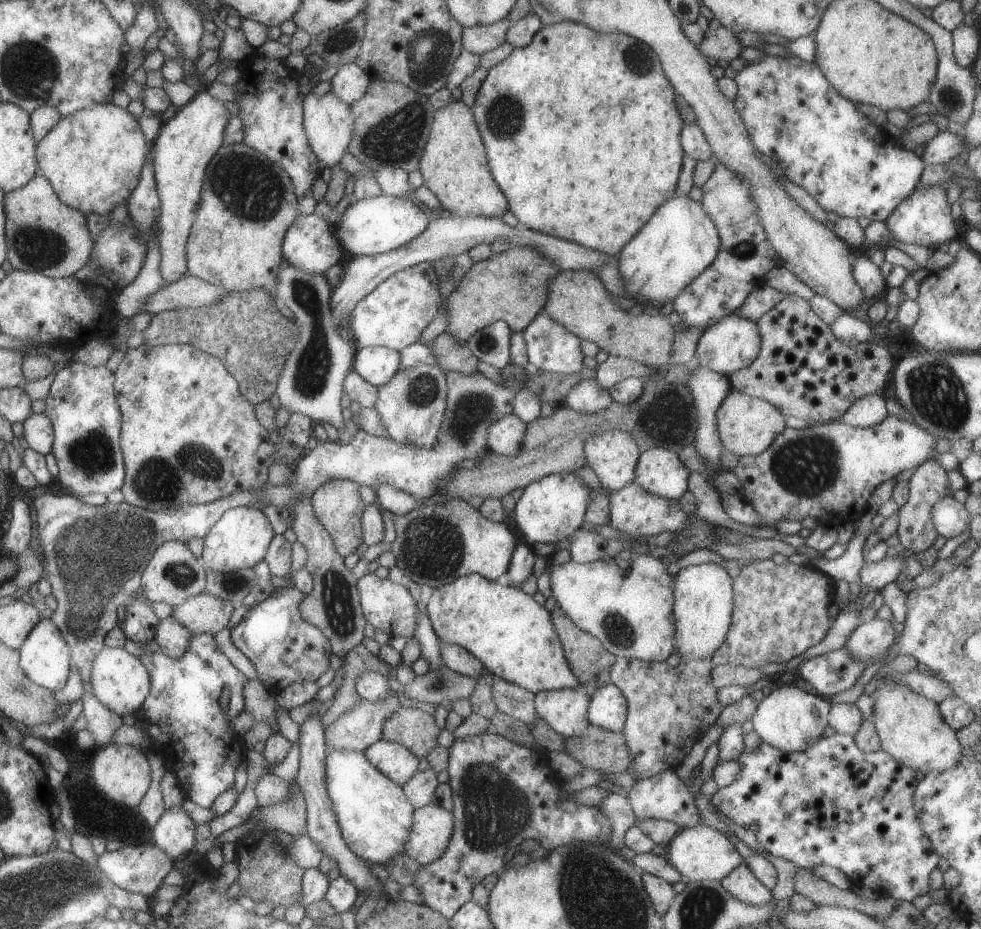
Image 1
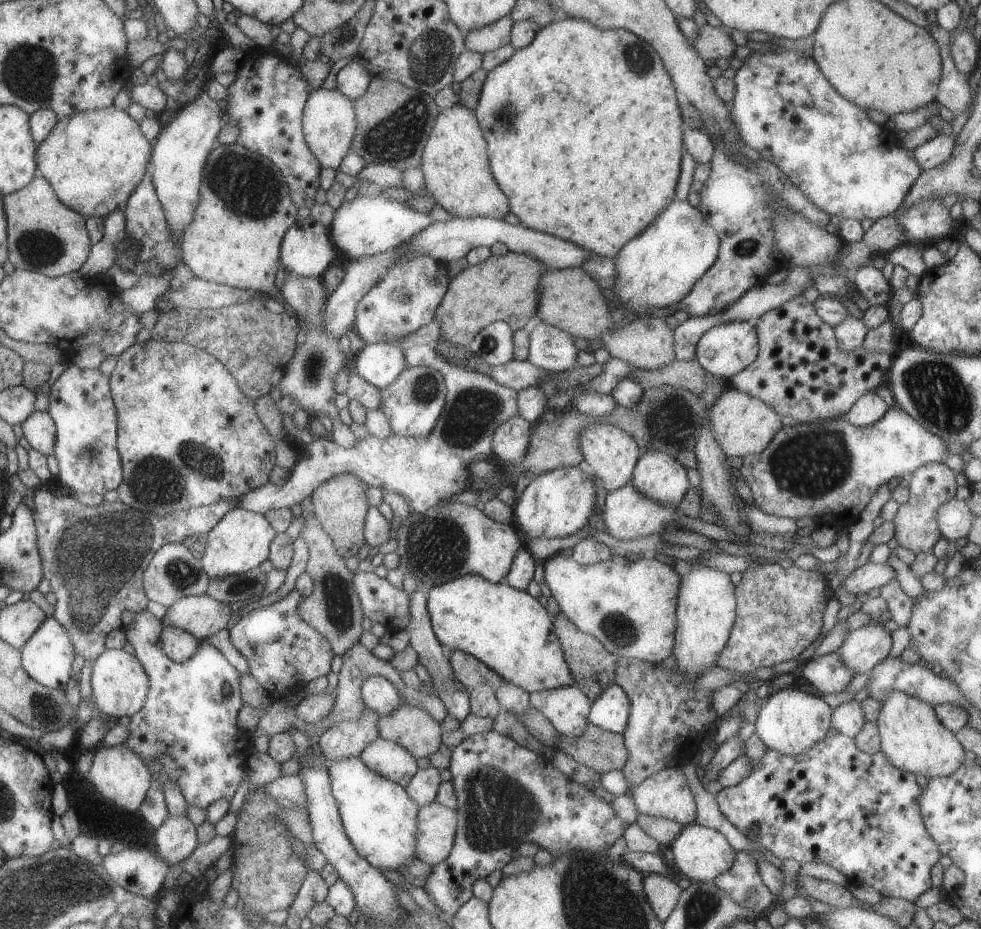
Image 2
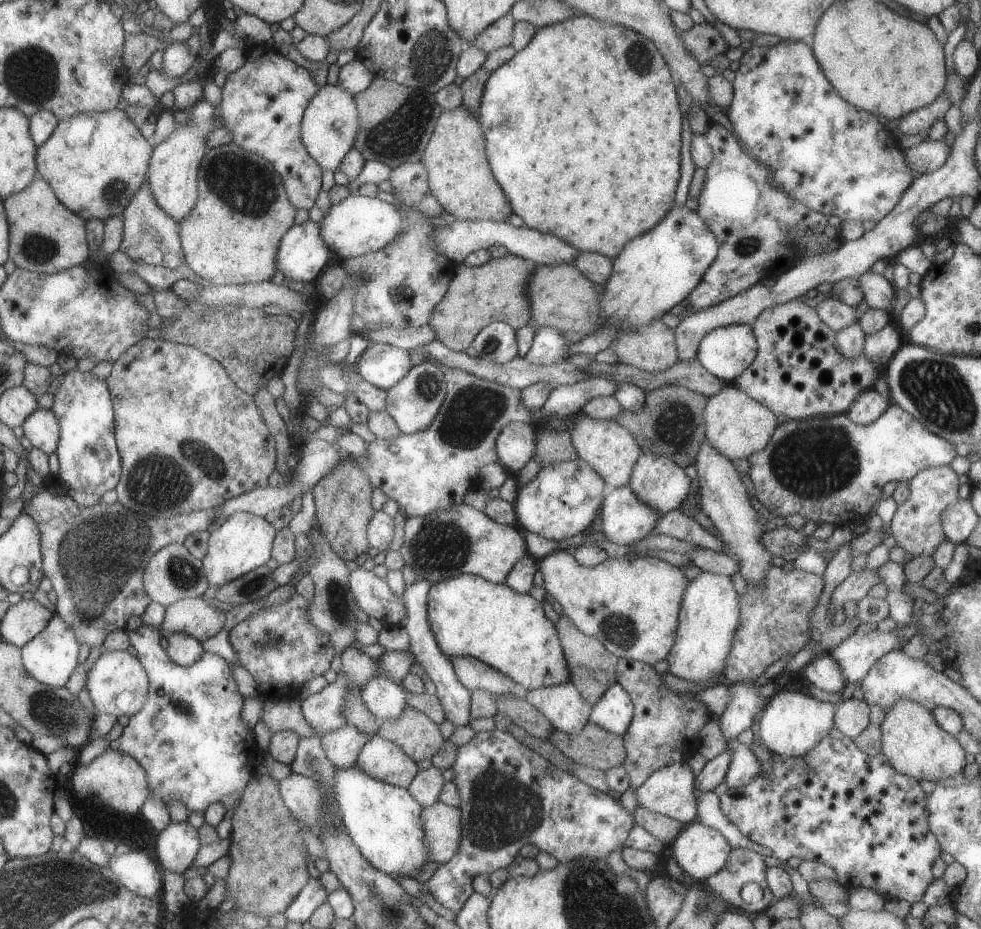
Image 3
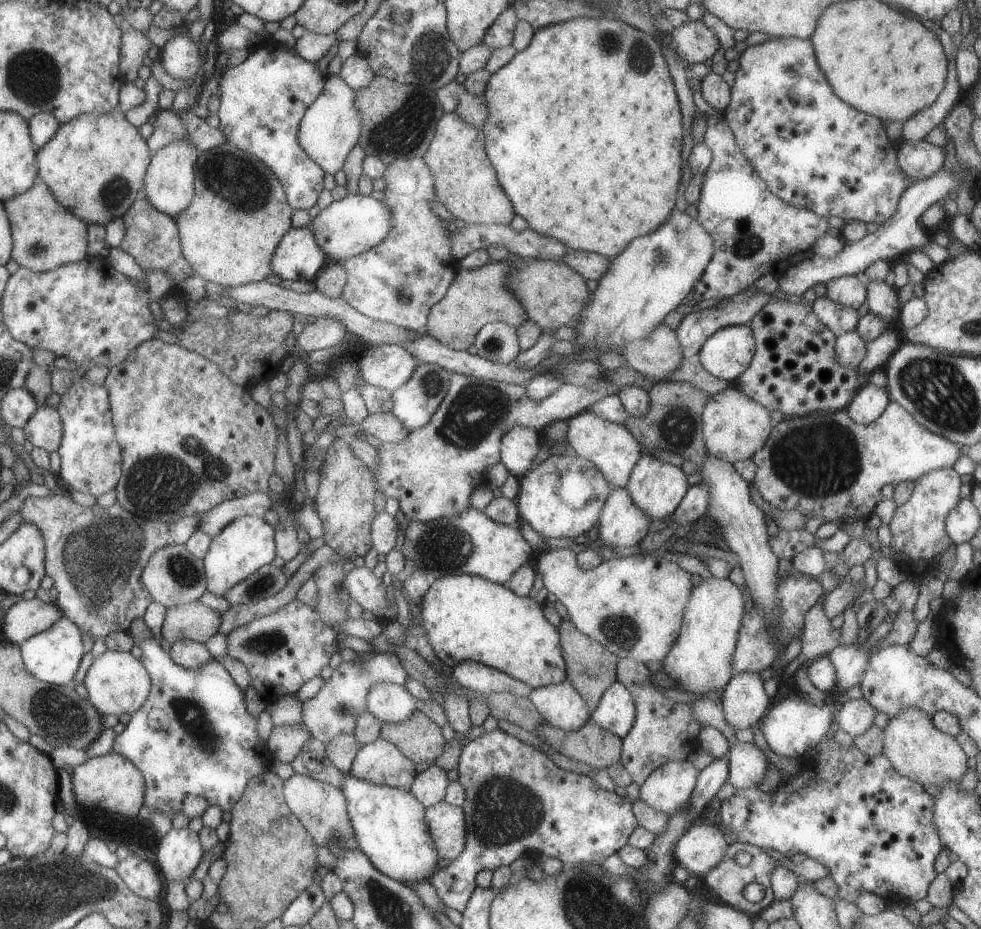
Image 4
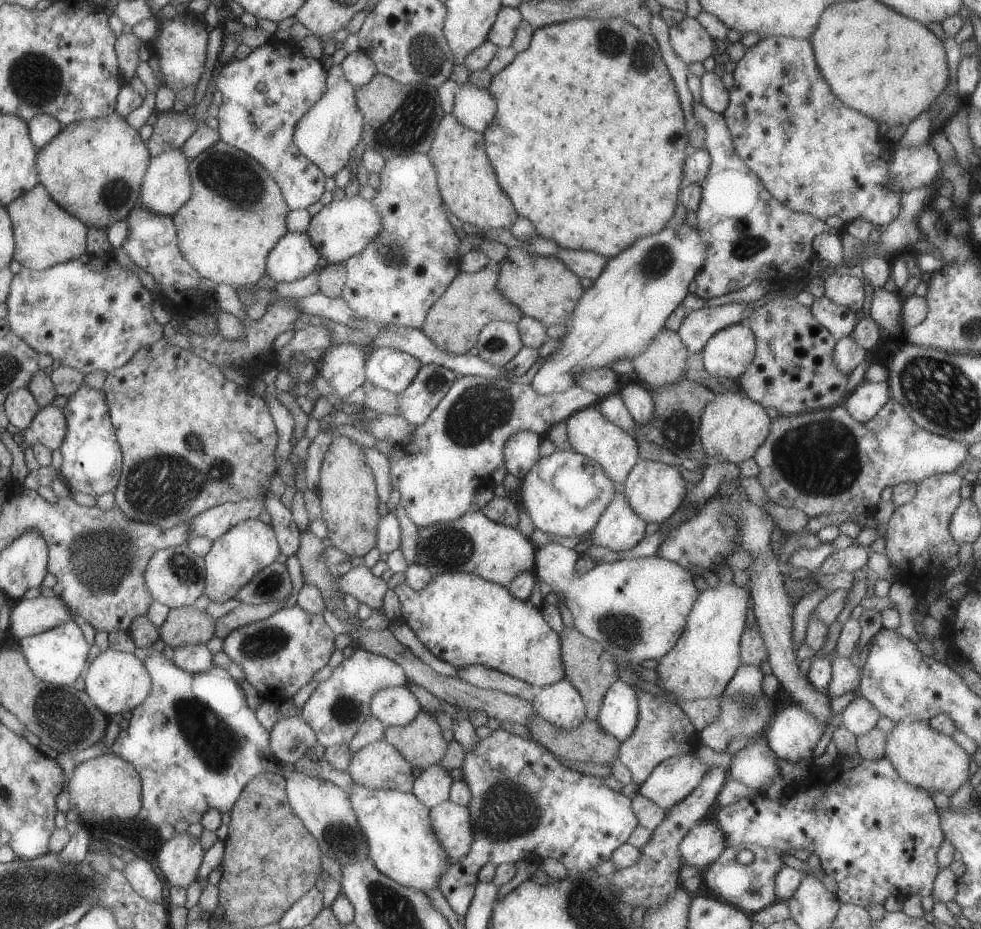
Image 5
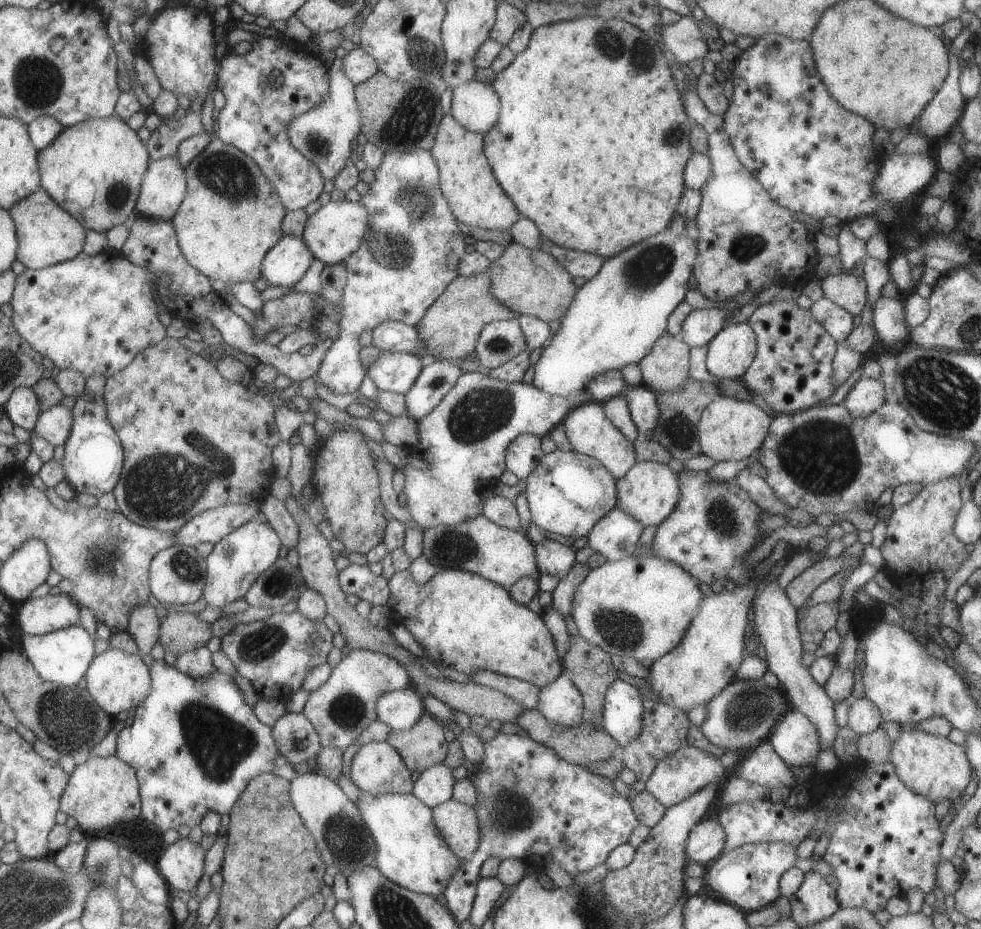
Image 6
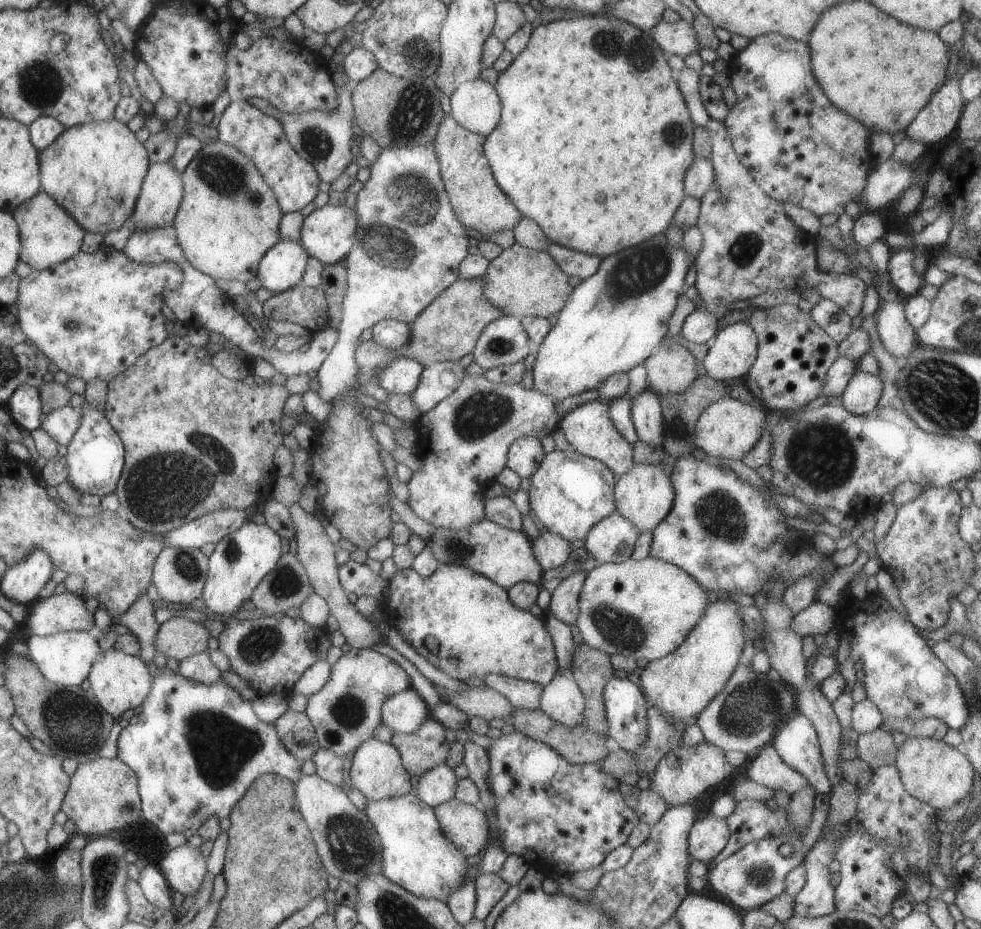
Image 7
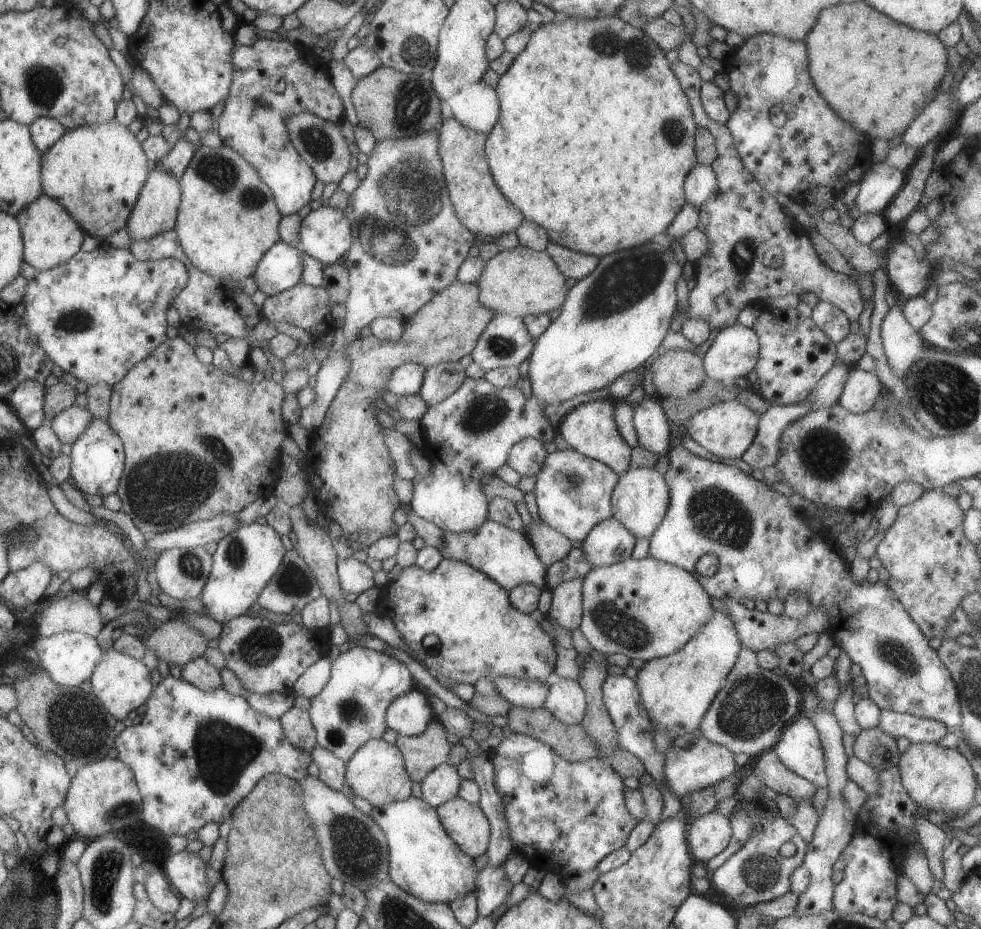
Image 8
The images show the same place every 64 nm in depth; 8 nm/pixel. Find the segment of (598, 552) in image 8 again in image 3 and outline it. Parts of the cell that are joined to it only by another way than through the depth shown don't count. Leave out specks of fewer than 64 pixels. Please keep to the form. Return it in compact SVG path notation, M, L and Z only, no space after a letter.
M607 486L600 514L602 534L618 545L632 545L647 536L655 521L663 516L641 504L628 486Z

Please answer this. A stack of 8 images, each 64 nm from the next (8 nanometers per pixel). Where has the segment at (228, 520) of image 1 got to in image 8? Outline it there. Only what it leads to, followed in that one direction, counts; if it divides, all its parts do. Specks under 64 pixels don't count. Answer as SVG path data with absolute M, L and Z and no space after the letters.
M253 522L244 523L218 540L215 552L211 555L209 576L199 596L204 615L222 625L250 609L281 564L285 548L279 537L280 534L269 525Z

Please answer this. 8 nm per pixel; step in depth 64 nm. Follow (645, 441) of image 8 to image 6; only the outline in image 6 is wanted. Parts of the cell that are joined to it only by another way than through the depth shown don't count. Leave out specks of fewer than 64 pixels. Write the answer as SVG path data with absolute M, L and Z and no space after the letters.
M641 384L636 387L627 387L624 397L638 434L653 440L659 418L656 393Z

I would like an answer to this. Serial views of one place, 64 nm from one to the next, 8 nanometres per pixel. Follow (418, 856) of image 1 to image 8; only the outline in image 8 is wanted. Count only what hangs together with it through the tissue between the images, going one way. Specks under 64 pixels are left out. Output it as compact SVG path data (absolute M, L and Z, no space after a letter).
M453 797L436 806L445 832L472 859L485 854L490 839L490 824L479 805Z

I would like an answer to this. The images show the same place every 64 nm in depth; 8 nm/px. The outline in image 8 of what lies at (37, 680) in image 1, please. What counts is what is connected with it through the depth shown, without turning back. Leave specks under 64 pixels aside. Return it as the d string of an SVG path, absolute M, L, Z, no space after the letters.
M63 631L48 637L37 635L32 640L31 647L37 654L37 665L43 667L55 684L64 687L78 687L81 682L89 679L104 653L97 645L95 637L77 631Z

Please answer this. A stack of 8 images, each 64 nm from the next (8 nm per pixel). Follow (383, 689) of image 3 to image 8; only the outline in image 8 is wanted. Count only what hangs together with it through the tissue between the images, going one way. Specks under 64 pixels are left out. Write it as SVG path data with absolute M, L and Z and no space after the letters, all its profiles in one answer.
M416 688L394 698L385 713L387 728L406 737L421 734L433 718L428 696Z

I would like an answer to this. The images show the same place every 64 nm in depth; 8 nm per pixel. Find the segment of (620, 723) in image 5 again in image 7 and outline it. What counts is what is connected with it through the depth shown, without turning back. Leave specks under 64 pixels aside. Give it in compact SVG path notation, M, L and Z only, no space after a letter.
M612 676L604 686L602 697L608 724L608 736L617 742L619 749L630 753L640 749L648 735L647 704L640 688L628 679Z

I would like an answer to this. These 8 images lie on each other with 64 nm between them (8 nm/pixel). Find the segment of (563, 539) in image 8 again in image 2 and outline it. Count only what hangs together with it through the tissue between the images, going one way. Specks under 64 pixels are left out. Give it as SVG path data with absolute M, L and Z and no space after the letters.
M617 554L609 560L592 565L580 565L572 556L556 555L542 563L544 581L556 600L560 611L581 631L595 637L607 652L616 657L637 659L654 665L665 660L674 648L676 629L676 602L680 576L673 565L660 556L647 556L638 560Z

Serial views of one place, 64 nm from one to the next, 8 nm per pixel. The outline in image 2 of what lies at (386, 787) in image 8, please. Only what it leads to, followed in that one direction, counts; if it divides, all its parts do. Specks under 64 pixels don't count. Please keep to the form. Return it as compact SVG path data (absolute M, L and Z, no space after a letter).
M375 737L359 754L371 772L406 787L418 771L415 759L399 744Z

